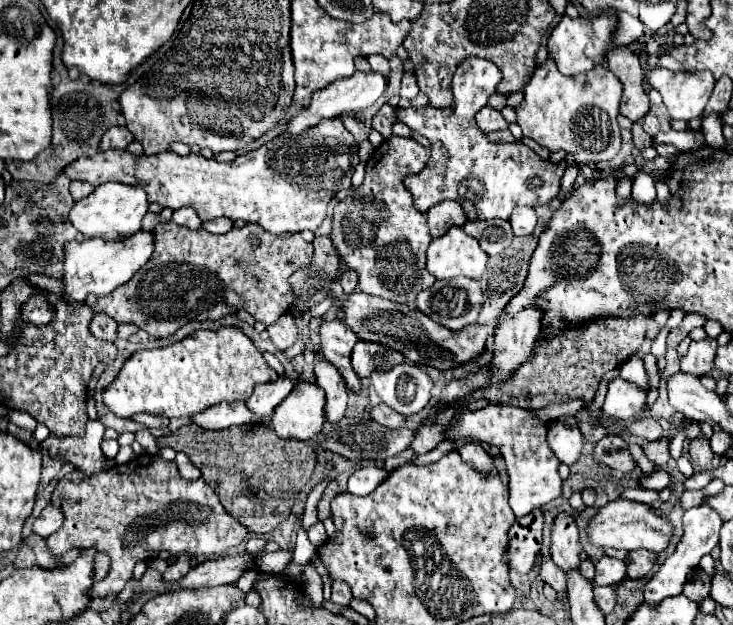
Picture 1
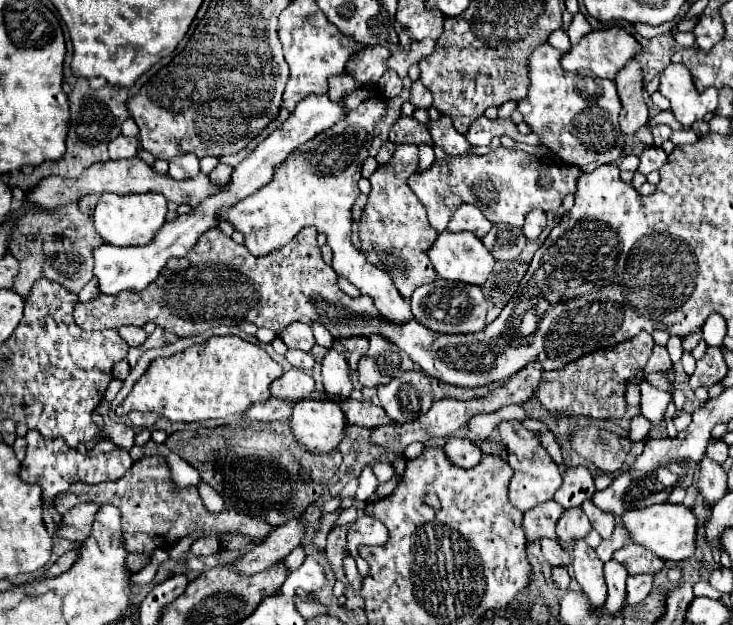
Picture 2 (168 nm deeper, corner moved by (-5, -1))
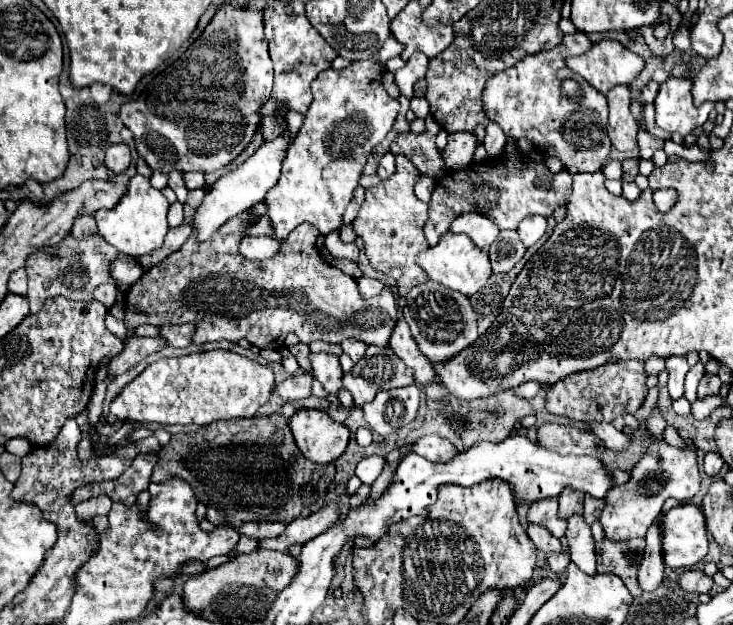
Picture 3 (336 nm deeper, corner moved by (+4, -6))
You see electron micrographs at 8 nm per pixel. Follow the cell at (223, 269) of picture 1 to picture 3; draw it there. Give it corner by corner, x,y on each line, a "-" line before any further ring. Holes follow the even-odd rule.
246,210
241,215
229,219
219,231
213,233
209,241
199,241
195,235
191,235
179,251
171,253
165,261
143,273
143,277
131,287
125,299
123,321
127,329
133,331
143,323
151,323
157,327
167,323
197,323
197,333
193,337
195,343
209,343
221,339
237,343
239,339
247,339
259,349
281,349
287,333
299,335
303,343
311,343
315,339
323,339
329,343
341,343
345,339
363,339
369,345
389,345
389,335
393,333
393,327
397,323
395,295
391,289
385,287
381,295
373,299
363,299
355,279
349,279
349,275
337,271
337,267
321,259
321,253
315,245
319,231
309,223
301,223
301,227
291,233
291,237
283,239
283,245
277,255
273,255
273,259
245,259
239,252
243,232
255,225
259,219
260,217
253,216
251,211

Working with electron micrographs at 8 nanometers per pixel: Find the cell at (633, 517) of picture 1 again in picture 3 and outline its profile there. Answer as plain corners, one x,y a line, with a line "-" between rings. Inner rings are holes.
679,505
665,515
663,559
671,569
687,569
707,555
709,533
699,505

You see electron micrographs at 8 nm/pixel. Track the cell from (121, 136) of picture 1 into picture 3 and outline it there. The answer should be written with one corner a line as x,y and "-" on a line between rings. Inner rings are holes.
119,143
119,145
111,145
105,153
105,165
109,171
113,173
123,173
129,169
131,165
131,151
125,143

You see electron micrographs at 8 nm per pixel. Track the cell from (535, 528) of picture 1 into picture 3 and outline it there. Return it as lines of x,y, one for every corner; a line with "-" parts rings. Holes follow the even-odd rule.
537,499
537,501
533,501
527,519
529,519
529,523
539,523
539,525
547,527
557,537
565,535
567,521
557,515
557,499

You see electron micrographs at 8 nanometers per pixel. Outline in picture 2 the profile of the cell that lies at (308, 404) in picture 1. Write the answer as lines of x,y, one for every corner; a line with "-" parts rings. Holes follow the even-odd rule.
306,398
298,402
290,416
294,438
314,454
326,454
338,448
342,440
346,418
340,404
328,398

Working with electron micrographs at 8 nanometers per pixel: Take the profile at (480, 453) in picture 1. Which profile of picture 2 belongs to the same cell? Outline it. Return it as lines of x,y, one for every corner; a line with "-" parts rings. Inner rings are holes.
448,438
444,444
444,452
454,464
462,468
472,468
482,458
482,450
470,438

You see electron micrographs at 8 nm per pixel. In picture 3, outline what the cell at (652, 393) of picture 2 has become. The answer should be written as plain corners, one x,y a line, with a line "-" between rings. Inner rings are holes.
655,407
653,415
649,417
649,421
647,421
647,429
649,429
651,433
661,433
661,431
665,429
665,419
663,419
663,413
659,411
659,407

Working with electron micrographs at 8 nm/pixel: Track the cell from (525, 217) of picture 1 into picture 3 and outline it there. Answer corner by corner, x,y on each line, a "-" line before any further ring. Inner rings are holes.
531,215
531,217
527,217
527,219
521,221
521,225
519,225
517,231
519,231
519,237
521,237
523,245
531,247
531,245
535,245
545,235
545,231
547,231
547,219
541,217
541,215

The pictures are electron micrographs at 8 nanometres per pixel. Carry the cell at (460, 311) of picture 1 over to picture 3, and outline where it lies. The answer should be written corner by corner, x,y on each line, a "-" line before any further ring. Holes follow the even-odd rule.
435,281
421,283
413,287
407,297
401,301
403,317
411,329
413,339
417,341
419,349
433,361
445,363
453,359
453,355
461,353
465,347
473,345
479,337
477,333
477,315
465,295
459,291
451,291

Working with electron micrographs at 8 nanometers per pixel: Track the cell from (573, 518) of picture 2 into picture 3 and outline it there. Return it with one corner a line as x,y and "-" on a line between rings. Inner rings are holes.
561,491
559,497
559,515
563,519
569,519
571,515
583,513
583,497
581,491

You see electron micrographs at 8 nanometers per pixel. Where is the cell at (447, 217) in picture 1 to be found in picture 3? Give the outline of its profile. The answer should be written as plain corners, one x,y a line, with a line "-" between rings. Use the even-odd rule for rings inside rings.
475,211
473,213
463,213
461,217
457,217
451,223
451,231
469,235
471,241
481,249
489,249
489,245
499,235
499,227
489,217
485,217
481,213
475,213

